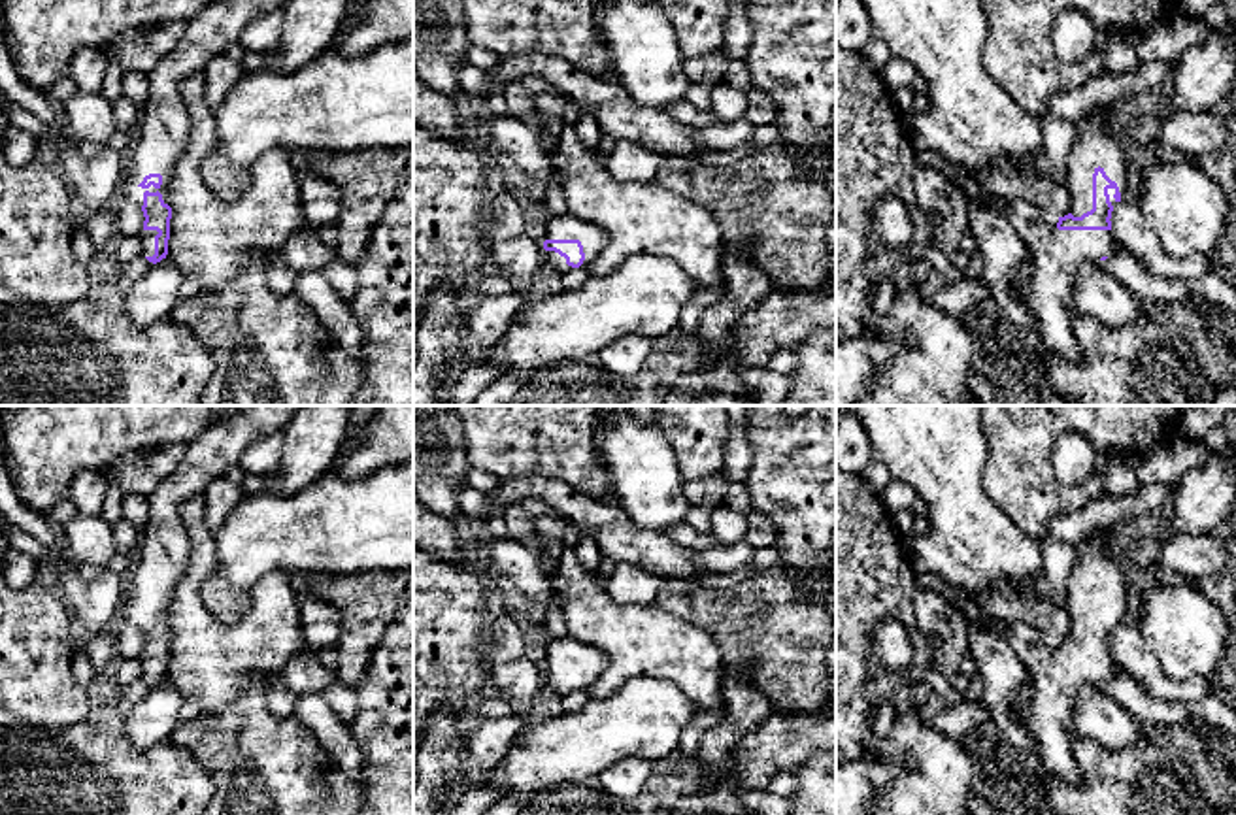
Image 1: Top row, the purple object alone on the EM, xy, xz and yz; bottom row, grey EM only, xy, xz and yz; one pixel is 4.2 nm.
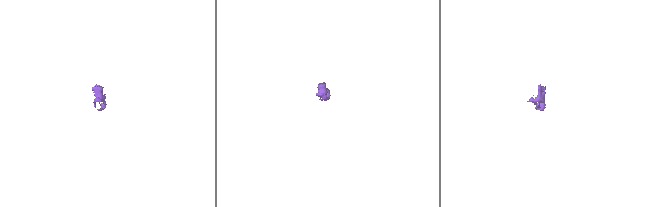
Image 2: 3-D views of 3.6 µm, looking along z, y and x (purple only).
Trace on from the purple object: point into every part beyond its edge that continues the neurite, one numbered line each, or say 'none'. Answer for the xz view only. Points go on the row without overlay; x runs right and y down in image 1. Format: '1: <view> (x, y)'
1: xz (593, 661)

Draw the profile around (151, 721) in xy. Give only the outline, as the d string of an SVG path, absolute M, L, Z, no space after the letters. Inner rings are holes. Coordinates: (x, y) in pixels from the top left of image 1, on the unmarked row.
M168 681L153 687L134 707L121 711L126 738L138 749L168 741L181 723L204 715L198 702L179 694Z

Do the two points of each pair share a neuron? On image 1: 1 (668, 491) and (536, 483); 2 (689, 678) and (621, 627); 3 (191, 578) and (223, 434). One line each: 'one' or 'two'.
1: two
2: one
3: two

